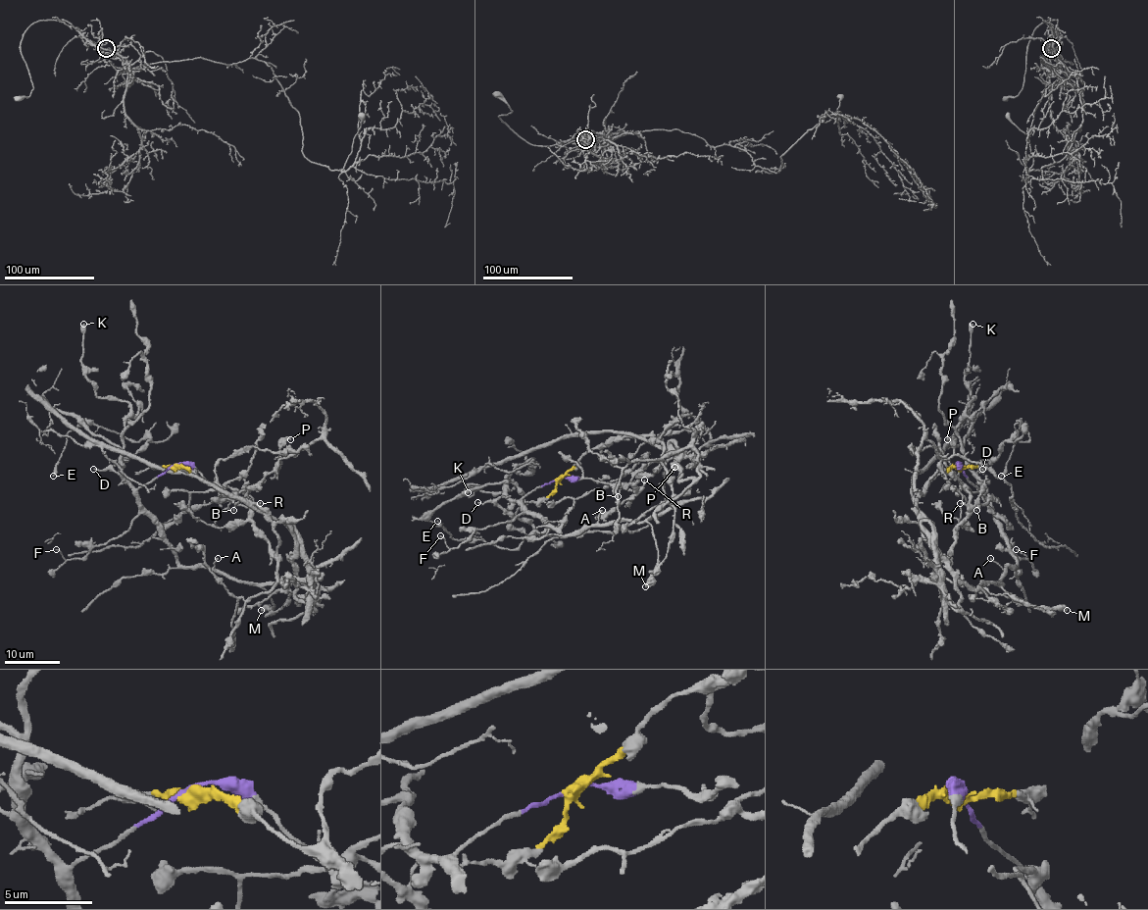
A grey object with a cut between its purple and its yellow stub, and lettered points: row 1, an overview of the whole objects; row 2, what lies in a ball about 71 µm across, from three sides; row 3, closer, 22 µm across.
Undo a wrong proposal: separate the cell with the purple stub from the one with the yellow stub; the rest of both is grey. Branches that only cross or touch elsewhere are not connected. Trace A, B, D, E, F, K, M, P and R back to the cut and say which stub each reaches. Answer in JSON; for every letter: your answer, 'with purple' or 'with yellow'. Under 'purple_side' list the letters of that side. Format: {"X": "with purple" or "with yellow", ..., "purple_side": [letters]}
{"A": "with purple", "B": "with yellow", "D": "with purple", "E": "with purple", "F": "with purple", "K": "with purple", "M": "with purple", "P": "with yellow", "R": "with yellow", "purple_side": ["A", "D", "E", "F", "K", "M"]}

